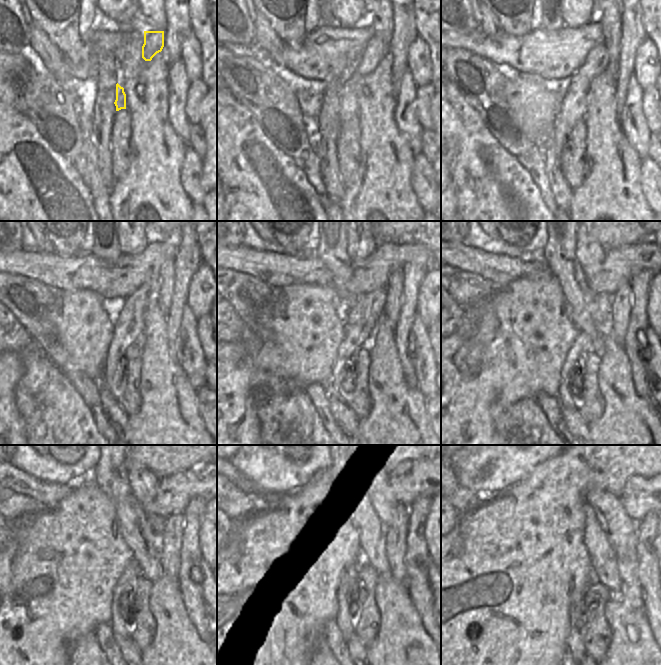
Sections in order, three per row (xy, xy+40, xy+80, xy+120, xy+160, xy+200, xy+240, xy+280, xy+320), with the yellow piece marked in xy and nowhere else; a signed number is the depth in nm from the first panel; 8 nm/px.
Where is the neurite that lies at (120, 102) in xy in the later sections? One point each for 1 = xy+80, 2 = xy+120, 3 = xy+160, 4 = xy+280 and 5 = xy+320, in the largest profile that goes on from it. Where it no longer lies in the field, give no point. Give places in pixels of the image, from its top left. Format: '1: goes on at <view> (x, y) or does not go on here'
1: goes on at xy+80 (575, 102)
2: goes on at xy+120 (128, 328)
3: goes on at xy+160 (361, 320)
4: goes on at xy+280 (343, 622)
5: goes on at xy+320 (575, 644)

